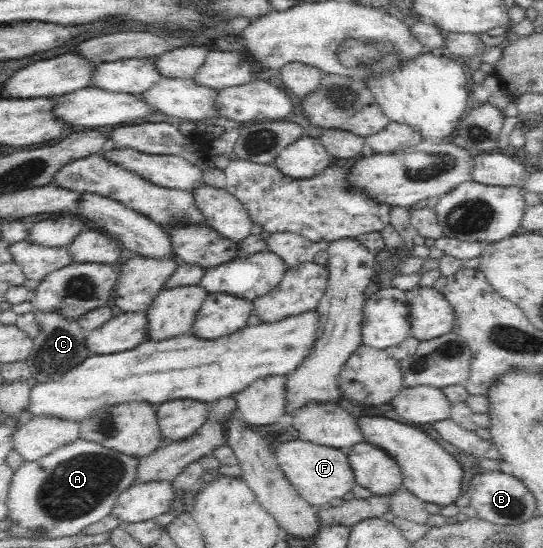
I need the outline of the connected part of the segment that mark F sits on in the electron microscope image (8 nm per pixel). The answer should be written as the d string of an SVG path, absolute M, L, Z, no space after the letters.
M298 438L282 442L273 454L280 471L294 490L316 508L327 507L332 500L342 499L356 484L345 450L321 446Z

